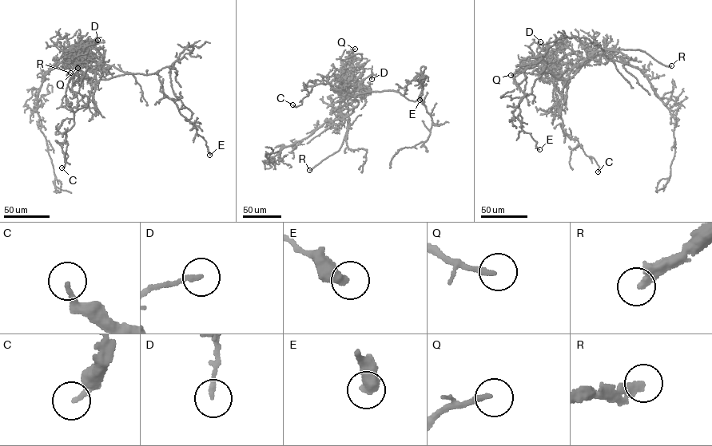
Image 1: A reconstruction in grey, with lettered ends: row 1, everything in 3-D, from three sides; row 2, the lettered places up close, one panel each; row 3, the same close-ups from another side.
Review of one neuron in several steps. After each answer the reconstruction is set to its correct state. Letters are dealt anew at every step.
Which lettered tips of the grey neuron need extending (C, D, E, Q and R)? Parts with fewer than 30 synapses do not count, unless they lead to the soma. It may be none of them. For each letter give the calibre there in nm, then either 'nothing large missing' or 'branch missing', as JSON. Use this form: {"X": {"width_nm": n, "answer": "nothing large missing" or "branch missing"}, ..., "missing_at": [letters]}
{"C": {"width_nm": 240, "answer": "nothing large missing"}, "D": {"width_nm": 180, "answer": "nothing large missing"}, "E": {"width_nm": 440, "answer": "nothing large missing"}, "Q": {"width_nm": 200, "answer": "branch missing"}, "R": {"width_nm": 320, "answer": "branch missing"}, "missing_at": ["Q", "R"]}

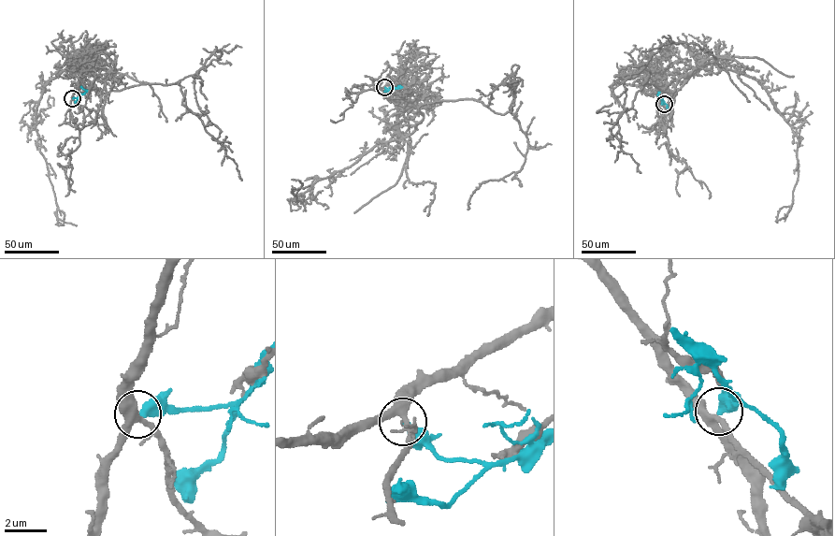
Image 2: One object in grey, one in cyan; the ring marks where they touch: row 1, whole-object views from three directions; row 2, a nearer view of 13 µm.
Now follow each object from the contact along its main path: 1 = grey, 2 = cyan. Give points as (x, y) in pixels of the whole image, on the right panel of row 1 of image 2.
1: (664, 104), (671, 113), (665, 125), (672, 93), (644, 83), (645, 66), (673, 42), (705, 49), (749, 101)
2: (664, 104), (657, 94), (660, 92)

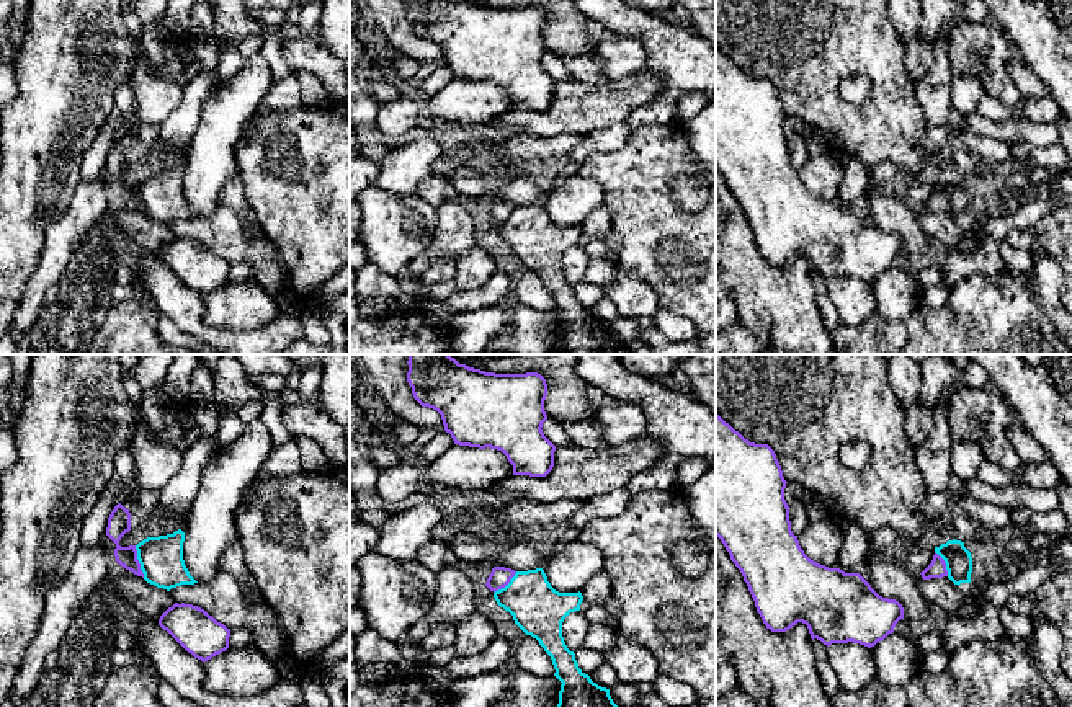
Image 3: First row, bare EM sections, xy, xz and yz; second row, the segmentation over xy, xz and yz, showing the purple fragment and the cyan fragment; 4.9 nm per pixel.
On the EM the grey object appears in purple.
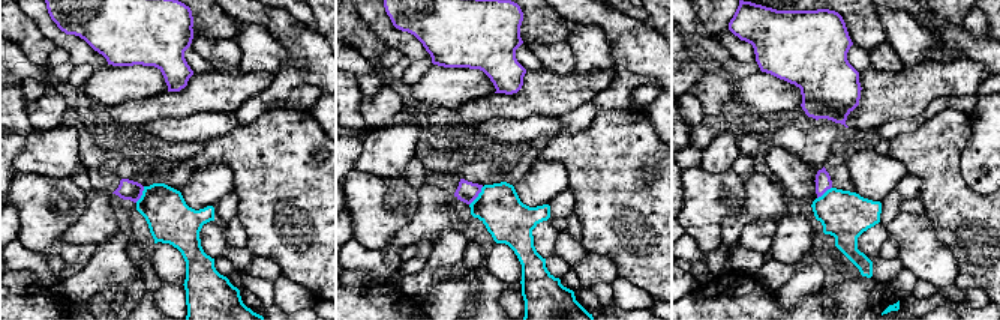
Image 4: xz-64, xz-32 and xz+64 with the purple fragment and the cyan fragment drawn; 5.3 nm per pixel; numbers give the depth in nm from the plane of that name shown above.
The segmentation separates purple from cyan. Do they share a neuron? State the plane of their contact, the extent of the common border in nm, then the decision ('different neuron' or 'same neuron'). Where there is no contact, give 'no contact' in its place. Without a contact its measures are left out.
xy | 170 nm | different neuron

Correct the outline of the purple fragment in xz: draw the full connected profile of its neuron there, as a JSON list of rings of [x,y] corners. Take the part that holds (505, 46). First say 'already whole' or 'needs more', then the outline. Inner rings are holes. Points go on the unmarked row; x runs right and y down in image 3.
already whole; [[[409,0],[407,16],[422,41],[441,49],[454,78],[502,85],[513,100],[513,109],[546,111],[552,104],[556,80],[541,64],[547,54],[547,18],[541,8],[495,8],[469,0]]]

